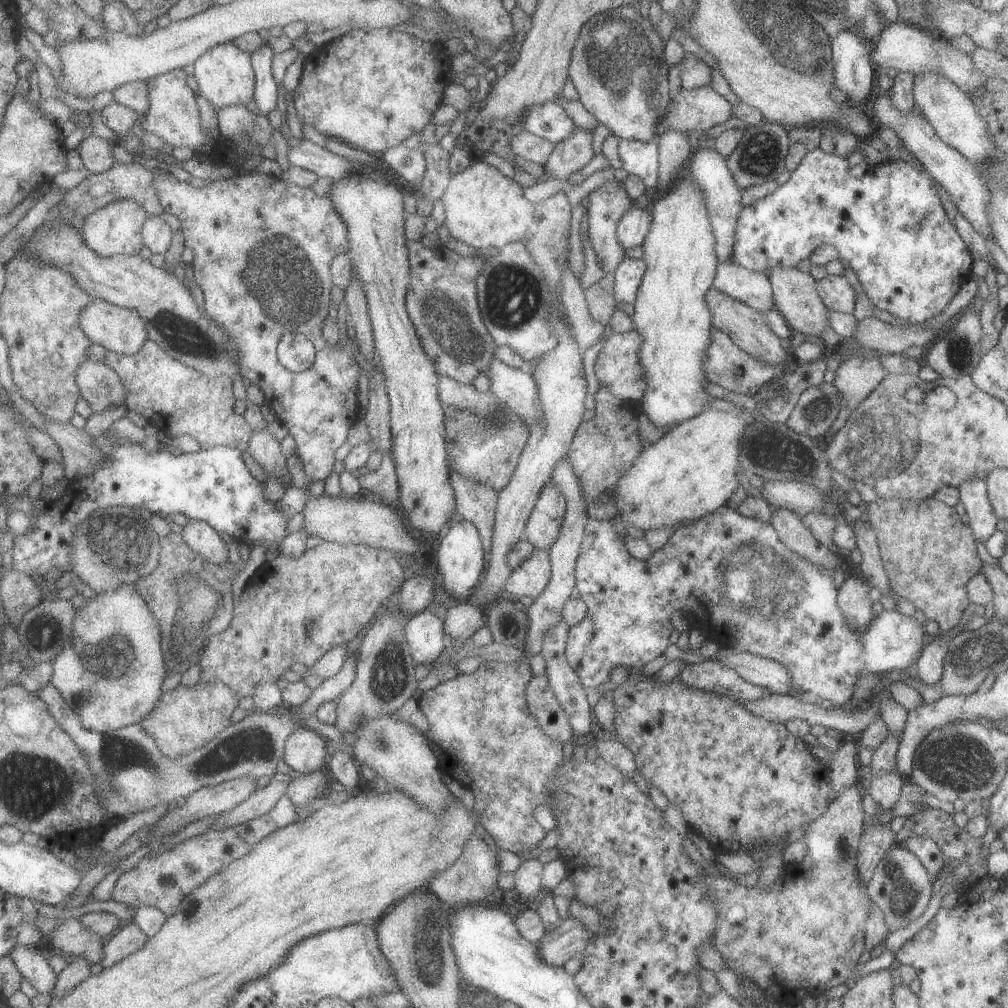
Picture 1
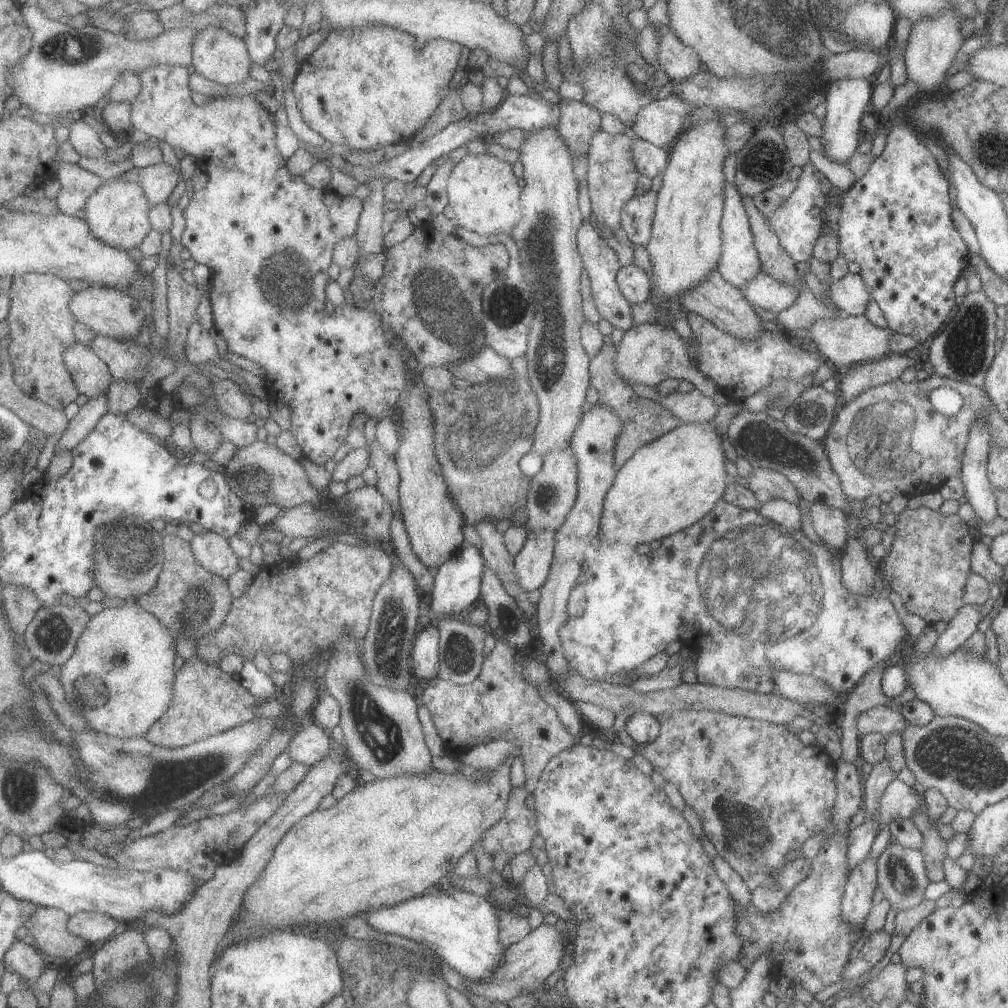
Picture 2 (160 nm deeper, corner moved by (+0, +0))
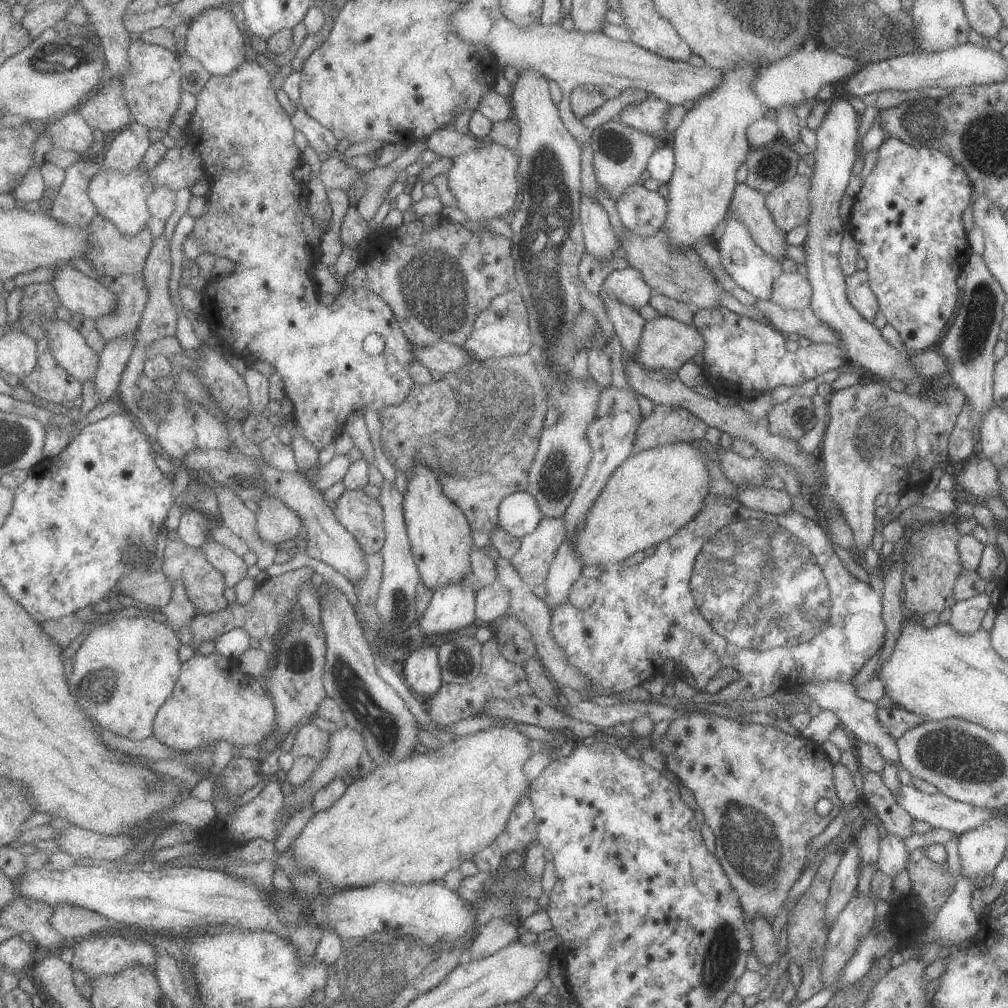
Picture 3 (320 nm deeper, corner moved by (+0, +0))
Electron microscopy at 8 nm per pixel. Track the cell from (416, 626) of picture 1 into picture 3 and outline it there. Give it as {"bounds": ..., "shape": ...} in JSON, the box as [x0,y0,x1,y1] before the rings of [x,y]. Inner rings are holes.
{"bounds":[405,645,442,701],"shape":[[[424,645],[407,656],[405,685],[421,701],[435,695],[442,687],[439,664],[435,648]]]}

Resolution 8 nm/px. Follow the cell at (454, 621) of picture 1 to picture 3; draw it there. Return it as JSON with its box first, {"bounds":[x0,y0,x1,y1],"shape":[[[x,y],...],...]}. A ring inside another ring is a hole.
{"bounds":[474,580,510,626],"shape":[[[498,580],[491,586],[481,587],[475,594],[474,616],[478,625],[492,626],[497,618],[510,613],[509,594]]]}

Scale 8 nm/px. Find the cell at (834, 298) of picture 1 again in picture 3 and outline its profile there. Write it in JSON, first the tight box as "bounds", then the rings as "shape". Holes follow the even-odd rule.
{"bounds":[845,271,878,320],"shape":[[[856,271],[845,277],[845,296],[847,302],[865,320],[873,319],[878,311],[878,303],[869,289],[865,271]]]}

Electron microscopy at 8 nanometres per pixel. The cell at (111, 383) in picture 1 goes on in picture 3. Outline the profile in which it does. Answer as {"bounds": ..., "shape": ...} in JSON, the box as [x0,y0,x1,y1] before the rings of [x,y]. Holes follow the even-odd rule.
{"bounds":[45,320,100,383],"shape":[[[45,320],[51,350],[55,359],[72,376],[84,383],[96,380],[100,366],[100,354],[87,343],[86,337],[71,322]]]}

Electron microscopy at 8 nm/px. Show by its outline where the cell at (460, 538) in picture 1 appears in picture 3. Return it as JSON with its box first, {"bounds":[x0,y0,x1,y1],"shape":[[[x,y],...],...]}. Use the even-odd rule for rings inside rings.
{"bounds":[416,576,477,636],"shape":[[[465,576],[462,580],[455,580],[450,584],[432,590],[432,596],[425,612],[421,616],[416,632],[426,636],[437,636],[437,634],[446,636],[448,633],[453,633],[454,630],[465,628],[470,624],[477,624],[474,616],[475,591],[472,586],[475,582],[471,576]]]}

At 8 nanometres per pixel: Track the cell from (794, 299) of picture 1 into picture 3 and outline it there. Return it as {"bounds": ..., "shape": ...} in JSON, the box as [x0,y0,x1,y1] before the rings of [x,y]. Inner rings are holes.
{"bounds":[725,184,786,262],"shape":[[[737,184],[727,213],[725,219],[741,220],[743,226],[748,227],[751,238],[764,254],[779,262],[785,260],[786,234],[780,232],[773,222],[761,192],[745,184]]]}

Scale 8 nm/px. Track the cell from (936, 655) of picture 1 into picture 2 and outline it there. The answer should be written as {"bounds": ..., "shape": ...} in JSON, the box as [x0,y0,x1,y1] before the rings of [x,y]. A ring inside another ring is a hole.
{"bounds":[933,605,982,655],"shape":[[[961,605],[947,623],[947,628],[936,638],[933,649],[944,655],[961,647],[965,640],[977,631],[977,624],[982,618],[979,611],[980,605]]]}

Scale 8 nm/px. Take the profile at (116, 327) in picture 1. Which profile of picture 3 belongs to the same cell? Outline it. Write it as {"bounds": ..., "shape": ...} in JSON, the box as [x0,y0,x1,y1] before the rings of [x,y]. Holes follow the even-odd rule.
{"bounds":[53,264,119,320],"shape":[[[69,264],[57,268],[53,286],[57,288],[62,305],[71,314],[97,320],[119,308],[119,296],[113,290]]]}

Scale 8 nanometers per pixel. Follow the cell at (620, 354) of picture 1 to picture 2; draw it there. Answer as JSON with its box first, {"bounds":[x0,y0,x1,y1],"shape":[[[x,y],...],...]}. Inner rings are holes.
{"bounds":[615,322,730,408],"shape":[[[654,322],[632,326],[623,333],[622,339],[615,346],[616,371],[628,383],[645,384],[655,388],[667,378],[681,378],[689,381],[703,396],[711,398],[717,408],[729,404],[730,398],[716,385],[716,382],[703,376],[698,366],[691,363],[685,347],[687,343],[680,339],[671,325],[666,327],[663,323]]]}

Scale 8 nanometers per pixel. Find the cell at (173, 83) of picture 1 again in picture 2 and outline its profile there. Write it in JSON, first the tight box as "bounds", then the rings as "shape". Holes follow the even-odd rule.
{"bounds":[132,65,420,466],"shape":[[[157,65],[146,68],[140,74],[142,78],[142,91],[132,103],[132,124],[133,129],[144,132],[149,137],[158,138],[169,144],[173,149],[181,149],[185,154],[192,155],[197,160],[197,165],[208,175],[208,182],[204,189],[200,189],[191,195],[191,201],[183,212],[185,216],[185,230],[181,237],[181,244],[191,252],[196,263],[201,263],[209,267],[211,279],[209,284],[209,300],[213,312],[214,329],[213,332],[220,331],[225,343],[226,352],[238,354],[256,363],[265,370],[264,380],[268,390],[268,398],[273,400],[283,400],[290,412],[291,432],[295,436],[298,444],[302,448],[305,457],[313,459],[318,465],[326,466],[326,462],[337,454],[341,446],[347,445],[346,440],[352,429],[353,417],[358,412],[369,413],[379,420],[385,416],[397,412],[401,395],[408,387],[420,378],[420,368],[418,360],[411,349],[407,348],[407,343],[393,330],[386,327],[383,319],[369,309],[361,308],[359,305],[344,304],[335,308],[335,312],[330,315],[325,310],[329,286],[329,268],[334,262],[334,250],[338,242],[343,237],[357,234],[360,227],[360,216],[364,209],[364,202],[358,197],[344,197],[333,190],[320,191],[313,188],[303,176],[294,176],[287,168],[287,159],[279,152],[276,141],[277,117],[275,113],[269,112],[267,106],[257,98],[256,93],[246,93],[236,90],[230,97],[210,97],[208,103],[197,105],[191,94],[190,74],[186,66],[177,65]]]}

